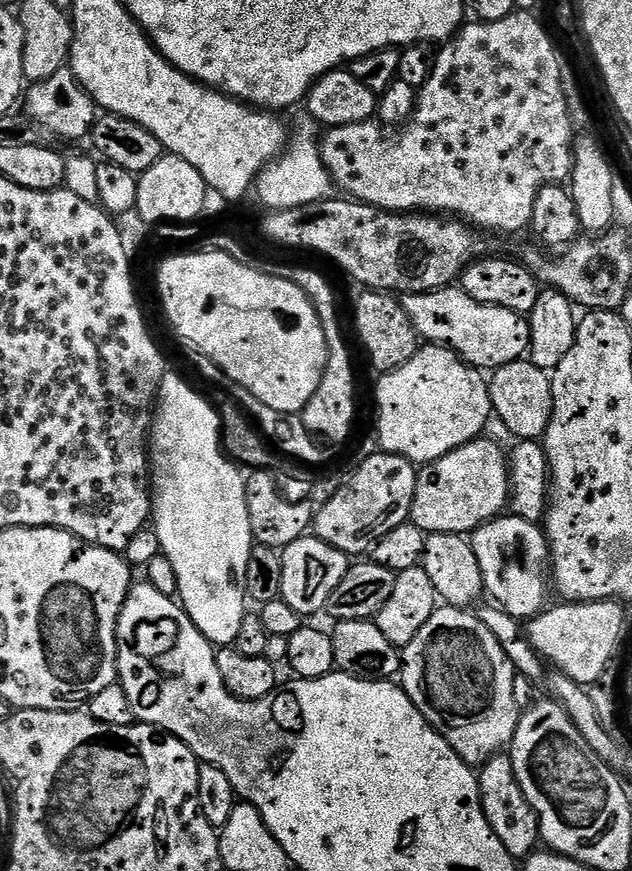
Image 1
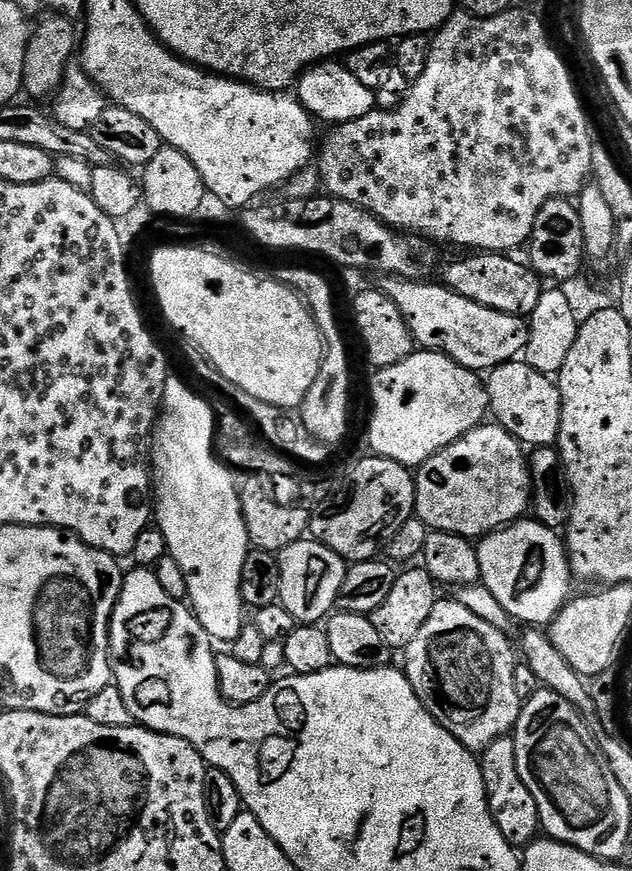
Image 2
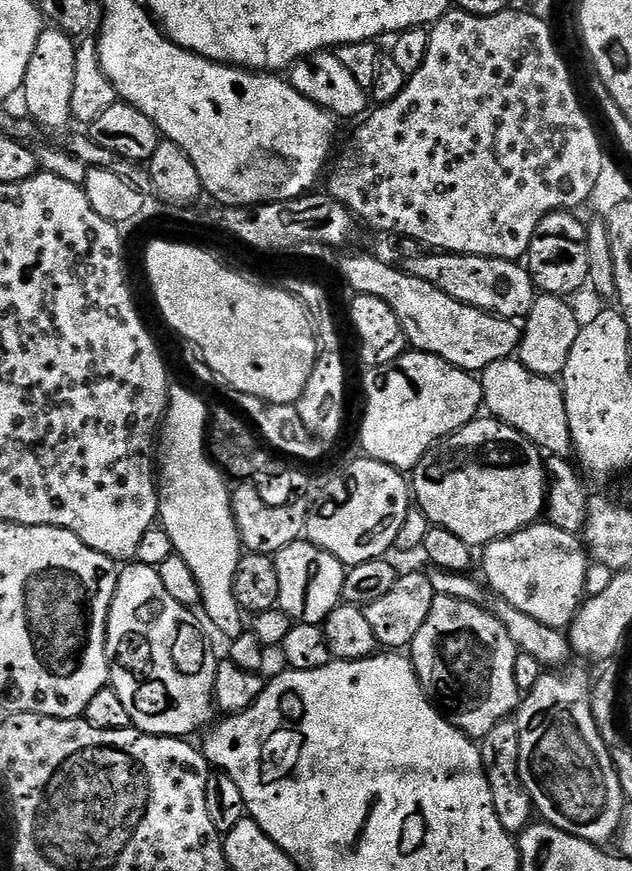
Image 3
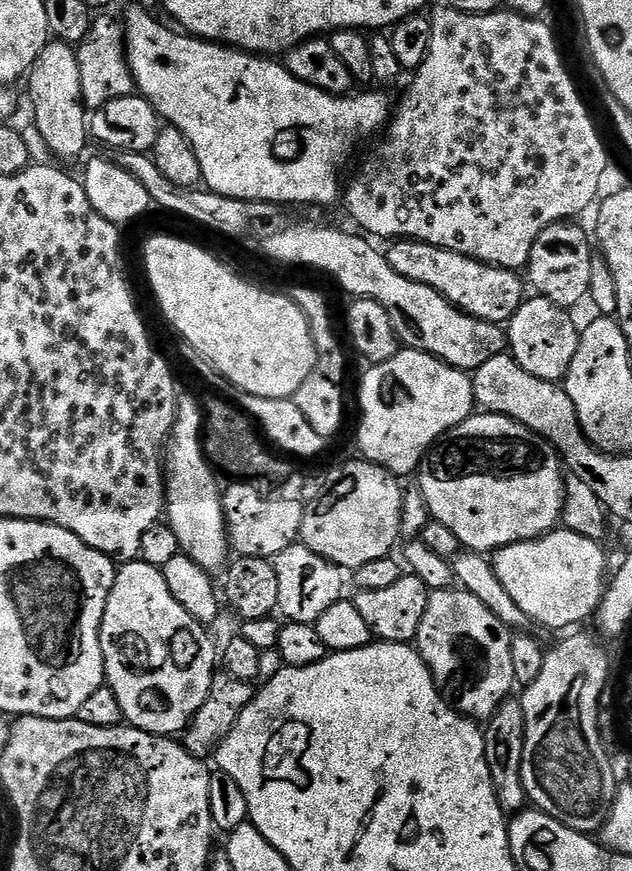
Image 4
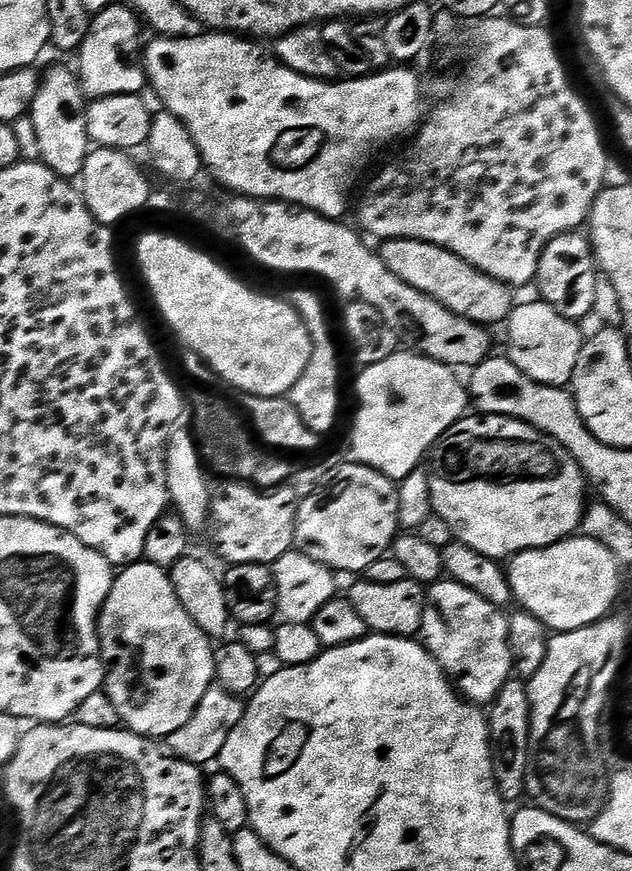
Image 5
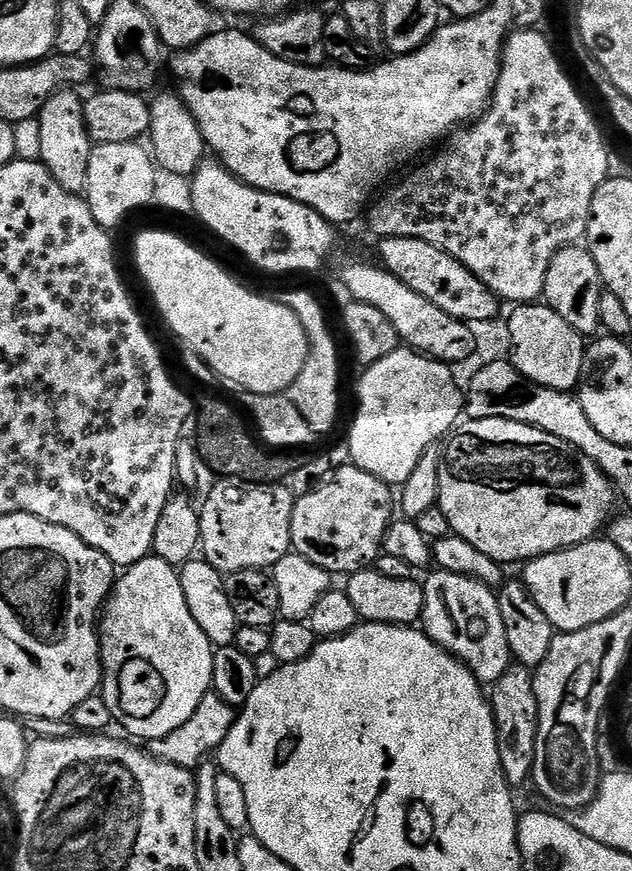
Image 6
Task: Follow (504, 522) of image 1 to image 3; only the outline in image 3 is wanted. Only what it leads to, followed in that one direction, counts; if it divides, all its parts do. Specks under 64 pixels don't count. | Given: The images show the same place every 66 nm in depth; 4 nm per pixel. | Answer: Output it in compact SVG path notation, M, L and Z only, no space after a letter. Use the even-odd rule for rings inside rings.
M537 522L483 545L482 552L485 552L483 579L499 599L551 628L564 630L571 625L586 599L584 587L588 584L590 565L590 557L579 535L547 522Z

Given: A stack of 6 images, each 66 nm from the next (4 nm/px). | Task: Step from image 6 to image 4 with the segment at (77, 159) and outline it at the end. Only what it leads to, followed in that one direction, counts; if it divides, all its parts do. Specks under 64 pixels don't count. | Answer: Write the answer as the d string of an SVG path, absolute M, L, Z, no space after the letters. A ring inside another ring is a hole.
M50 42L38 54L38 58L32 63L32 69L28 72L28 96L32 99L31 123L36 125L38 134L46 138L46 146L50 146L53 157L64 160L72 160L84 152L84 143L90 140L90 124L86 119L86 105L82 94L82 74L76 57L77 49L70 44Z

